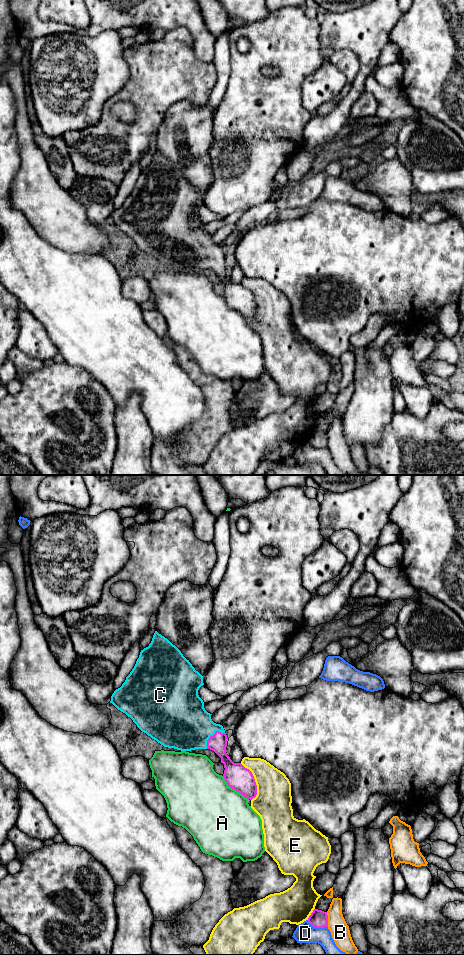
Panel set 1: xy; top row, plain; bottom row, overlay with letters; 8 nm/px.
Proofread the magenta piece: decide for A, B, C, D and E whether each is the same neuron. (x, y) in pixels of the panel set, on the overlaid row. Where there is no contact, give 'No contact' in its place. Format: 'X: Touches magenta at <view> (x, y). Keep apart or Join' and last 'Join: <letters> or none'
A: Touches magenta at xy (233, 788). Keep apart
B: Touches magenta at xy (327, 919). Keep apart
C: Touches magenta at xy (211, 736). Join
D: Touches magenta at xy (317, 927). Keep apart
E: Touches magenta at xy (254, 781). Keep apart
Join: C

